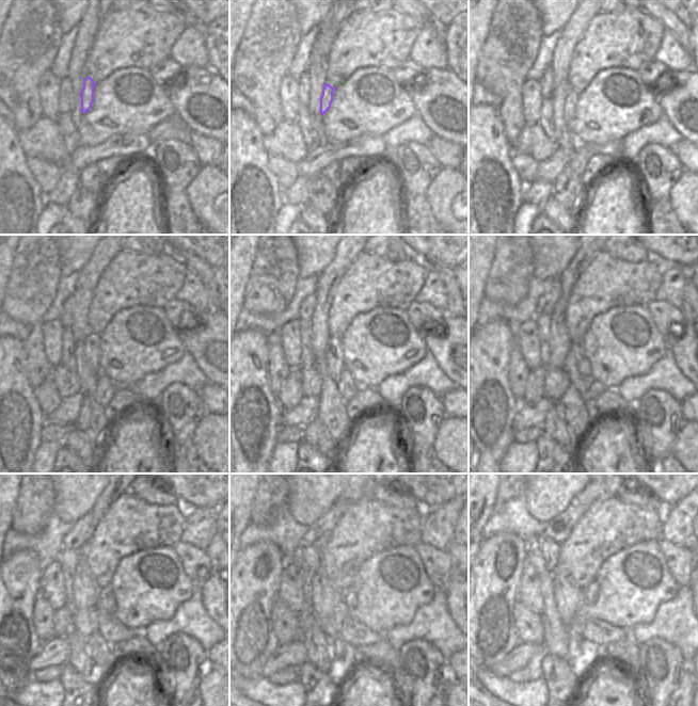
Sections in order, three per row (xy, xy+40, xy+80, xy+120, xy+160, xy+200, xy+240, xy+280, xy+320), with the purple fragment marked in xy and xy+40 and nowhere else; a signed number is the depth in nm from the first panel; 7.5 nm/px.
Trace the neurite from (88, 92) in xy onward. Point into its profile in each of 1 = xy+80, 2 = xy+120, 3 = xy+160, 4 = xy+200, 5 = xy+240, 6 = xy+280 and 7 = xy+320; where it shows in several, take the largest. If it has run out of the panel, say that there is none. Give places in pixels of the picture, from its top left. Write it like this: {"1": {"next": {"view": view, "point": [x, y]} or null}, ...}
{"1": {"next": {"view": "xy+80", "point": [570, 102]}}, "2": {"next": {"view": "xy+120", "point": [92, 343]}}, "3": {"next": {"view": "xy+160", "point": [334, 355]}}, "4": {"next": {"view": "xy+200", "point": [574, 355]}}, "5": {"next": {"view": "xy+240", "point": [113, 631]}}, "6": {"next": {"view": "xy+280", "point": [353, 632]}}, "7": {"next": {"view": "xy+320", "point": [598, 632]}}}

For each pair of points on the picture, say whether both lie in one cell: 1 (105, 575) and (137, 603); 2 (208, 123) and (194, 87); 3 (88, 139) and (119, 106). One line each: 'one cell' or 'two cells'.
1: two cells
2: one cell
3: one cell

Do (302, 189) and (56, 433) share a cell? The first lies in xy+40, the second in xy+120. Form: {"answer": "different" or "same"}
{"answer": "same"}

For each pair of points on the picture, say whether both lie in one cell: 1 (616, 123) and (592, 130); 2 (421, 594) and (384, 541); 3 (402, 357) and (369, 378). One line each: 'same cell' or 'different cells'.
1: same cell
2: different cells
3: same cell

